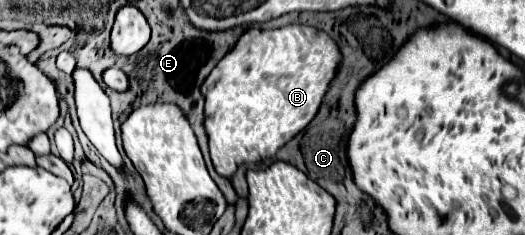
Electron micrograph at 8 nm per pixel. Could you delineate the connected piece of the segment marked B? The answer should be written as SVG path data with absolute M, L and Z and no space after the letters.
M291 24L277 30L249 28L203 82L205 130L215 170L229 178L239 164L277 154L317 114L341 54L323 30Z

